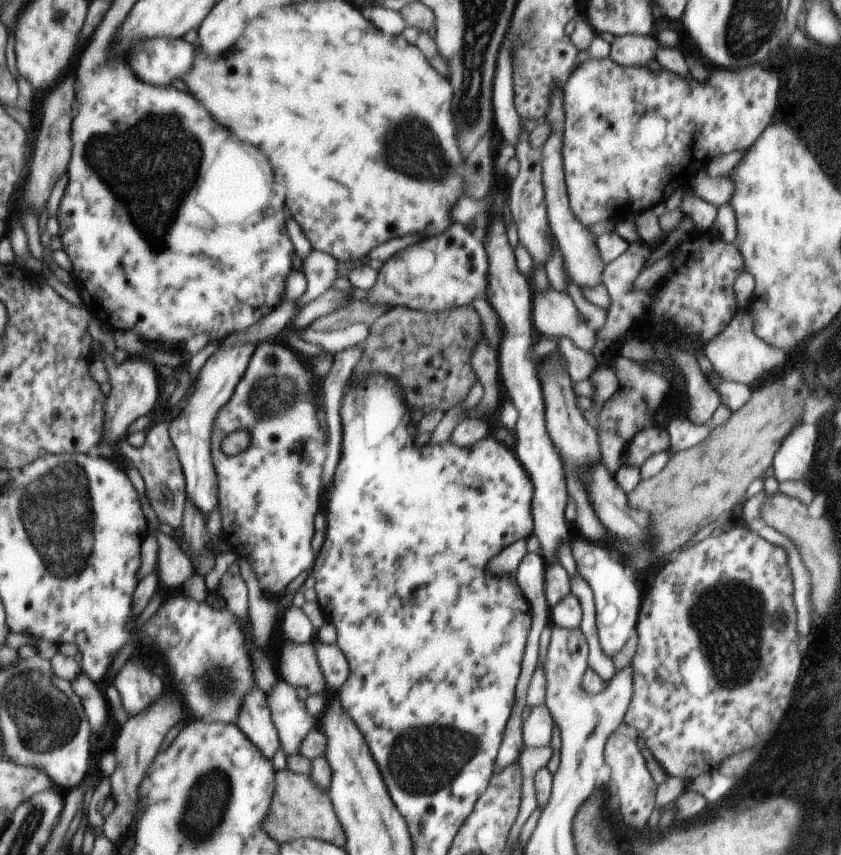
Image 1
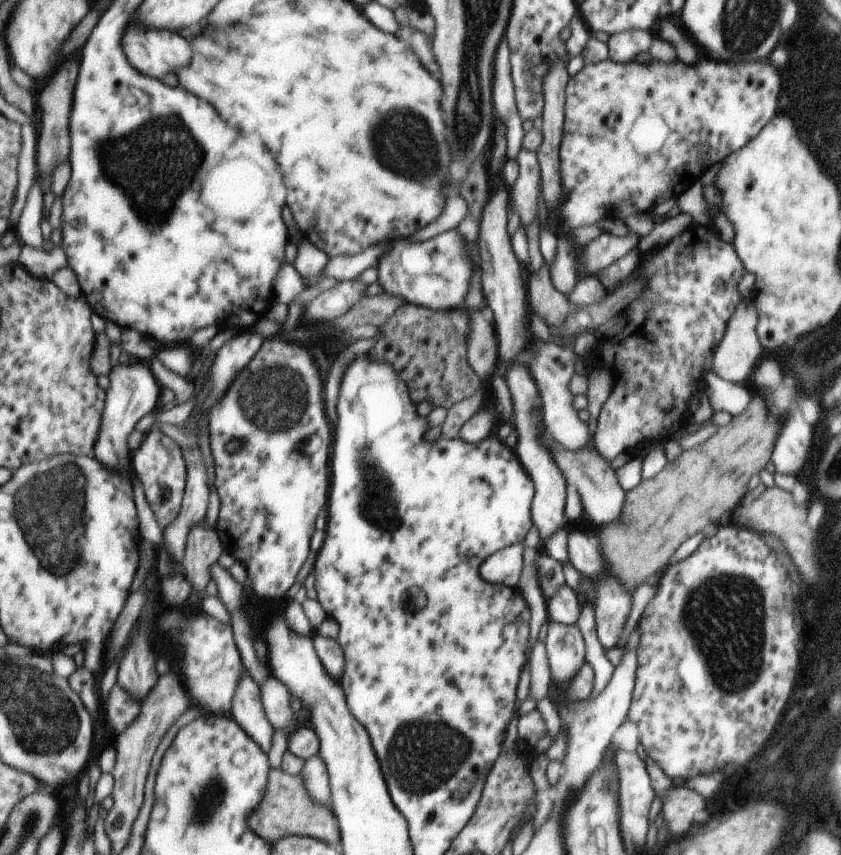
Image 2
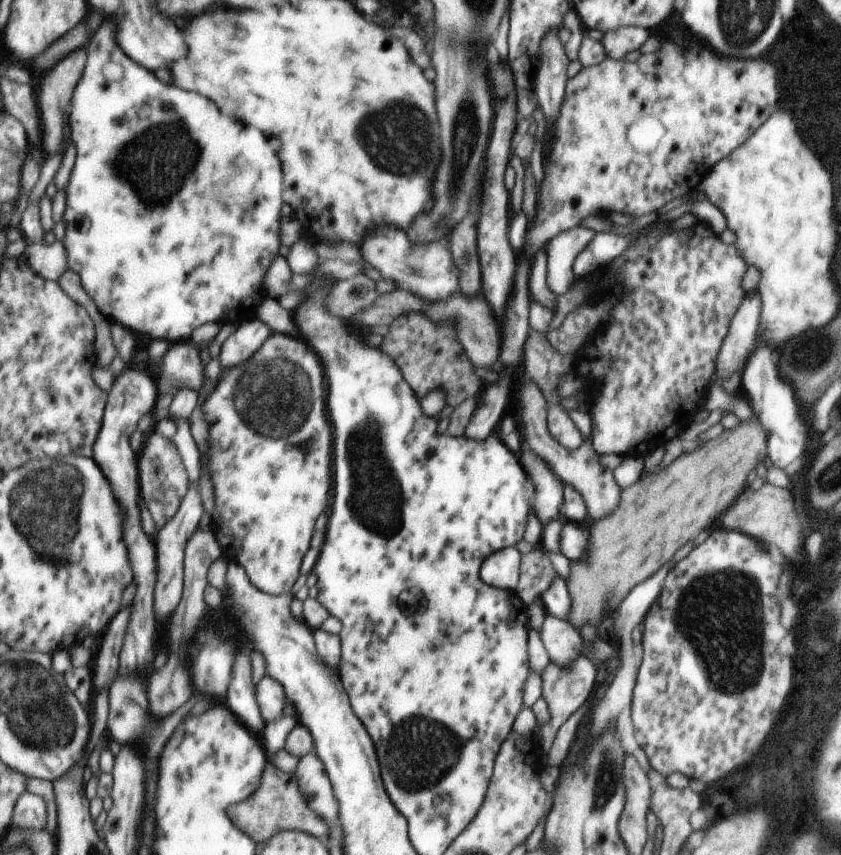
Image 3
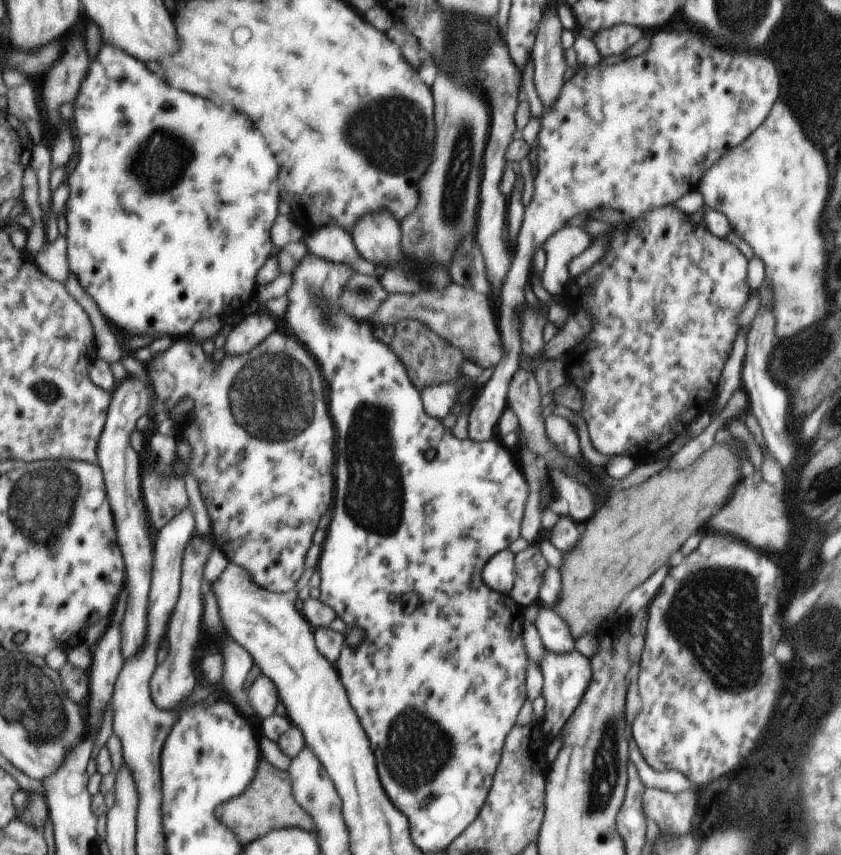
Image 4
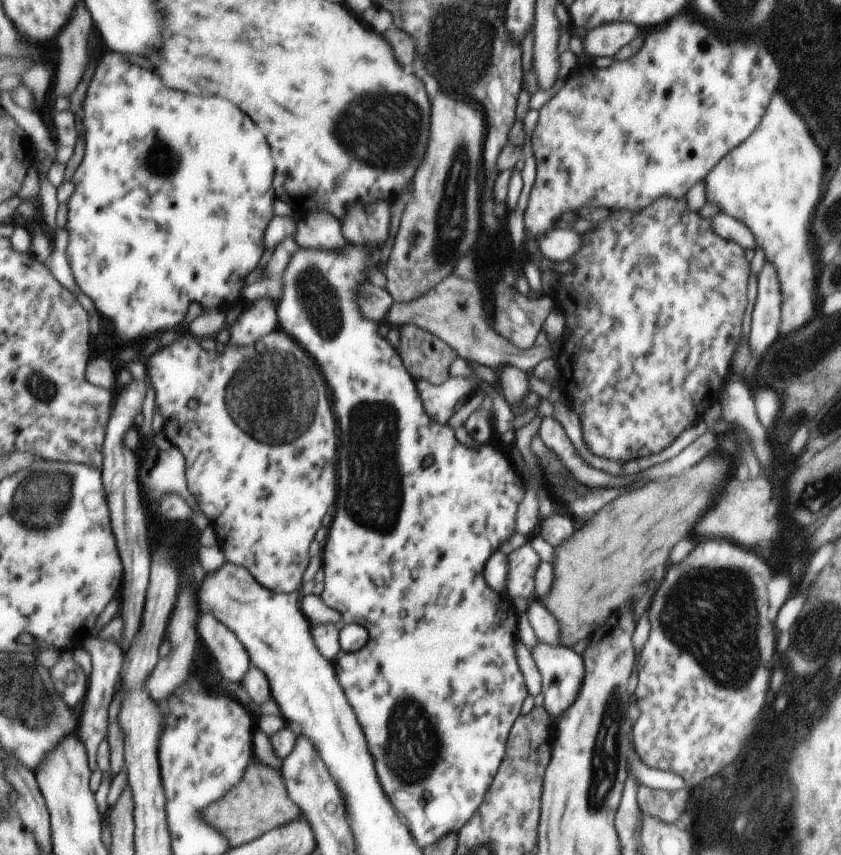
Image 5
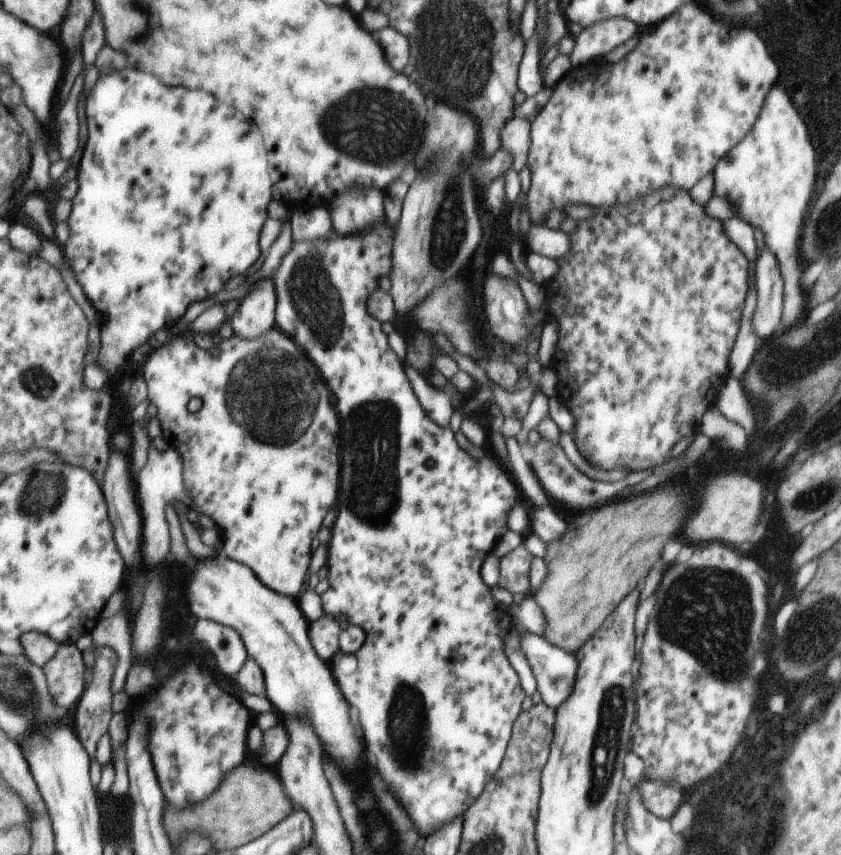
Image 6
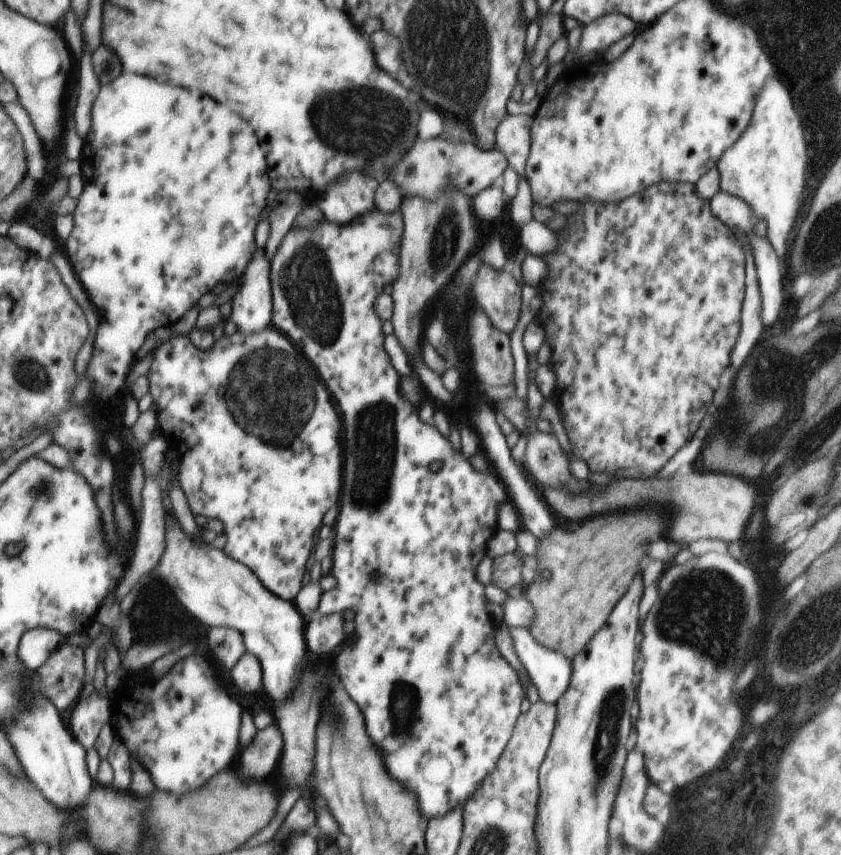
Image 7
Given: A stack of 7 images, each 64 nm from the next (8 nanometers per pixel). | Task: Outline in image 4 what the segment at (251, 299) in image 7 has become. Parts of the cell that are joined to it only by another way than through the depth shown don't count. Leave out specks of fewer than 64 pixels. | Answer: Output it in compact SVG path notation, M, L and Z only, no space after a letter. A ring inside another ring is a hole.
M259 312L259 314L247 316L231 332L229 342L227 342L227 352L229 354L251 352L261 340L266 340L267 336L270 336L278 328L277 318L267 314L267 312Z

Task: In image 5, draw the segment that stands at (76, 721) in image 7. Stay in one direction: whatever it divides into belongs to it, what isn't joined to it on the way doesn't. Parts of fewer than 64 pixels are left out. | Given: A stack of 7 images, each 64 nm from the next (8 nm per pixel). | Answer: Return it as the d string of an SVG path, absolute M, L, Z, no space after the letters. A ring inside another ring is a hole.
M91 637L89 640L86 640L82 648L89 650L89 653L93 656L93 671L88 679L87 696L85 696L77 736L85 746L87 746L90 761L89 768L93 771L99 768L98 750L101 746L101 742L107 738L109 706L111 706L111 702L113 702L113 698L115 698L115 686L117 686L117 680L119 680L121 670L123 670L125 654L123 654L123 650L121 650L119 644L115 644L115 642L103 642L103 640L99 640L99 644L97 644L97 638Z

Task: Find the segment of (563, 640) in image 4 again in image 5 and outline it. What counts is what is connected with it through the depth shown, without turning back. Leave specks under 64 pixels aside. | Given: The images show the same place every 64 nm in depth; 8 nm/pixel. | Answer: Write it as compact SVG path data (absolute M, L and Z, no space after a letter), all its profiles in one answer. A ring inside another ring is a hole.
M536 597L528 602L524 614L527 616L527 620L529 620L529 624L531 624L538 642L553 647L561 647L561 644L559 644L559 632L561 632L559 624L549 614L549 610L546 610L546 606L540 604Z

